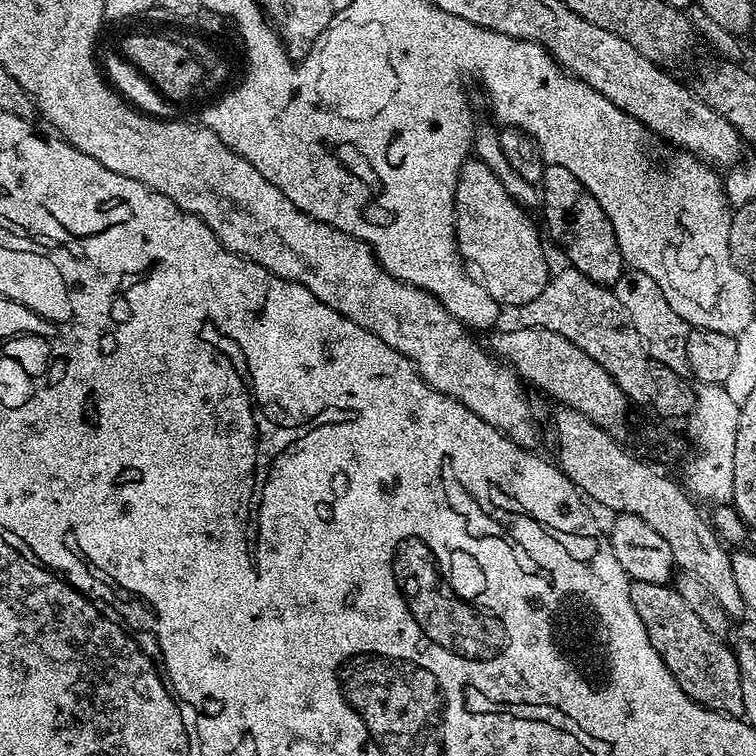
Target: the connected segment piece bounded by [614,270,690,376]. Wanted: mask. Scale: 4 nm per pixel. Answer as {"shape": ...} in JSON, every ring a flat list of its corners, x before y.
{"shape":[[625,270,616,279,614,291,618,302,622,302,622,306,626,310,628,321,632,323,632,329,644,340,644,347,647,348,649,357,657,364,665,364,670,366,670,370,688,376,686,342,690,326,682,318,678,318,678,314,674,314,670,302,666,302,666,294,662,294,658,282,654,282,654,278,650,278,650,274]]}

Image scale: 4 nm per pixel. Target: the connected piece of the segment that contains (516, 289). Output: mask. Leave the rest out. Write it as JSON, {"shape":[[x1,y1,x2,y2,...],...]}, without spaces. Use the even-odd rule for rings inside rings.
{"shape":[[469,158,459,170,460,177,456,183,456,246,460,255,473,269,476,267,481,272,479,275,484,289,499,304,513,308,526,305,542,294,550,279,540,232,535,222,524,213,527,211,508,196,498,176,483,160]]}

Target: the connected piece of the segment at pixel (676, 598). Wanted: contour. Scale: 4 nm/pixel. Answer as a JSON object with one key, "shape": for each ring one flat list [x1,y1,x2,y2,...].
{"shape":[[632,580,630,602,634,602,634,610,638,610,642,626,646,626,650,646,658,650,662,662,666,662,670,674,674,674,678,686,682,686,686,695,704,708,723,712,726,716,739,717,744,707,736,653,729,645,727,648,723,644,725,641,721,637,702,624,698,615,686,606,675,587]]}

